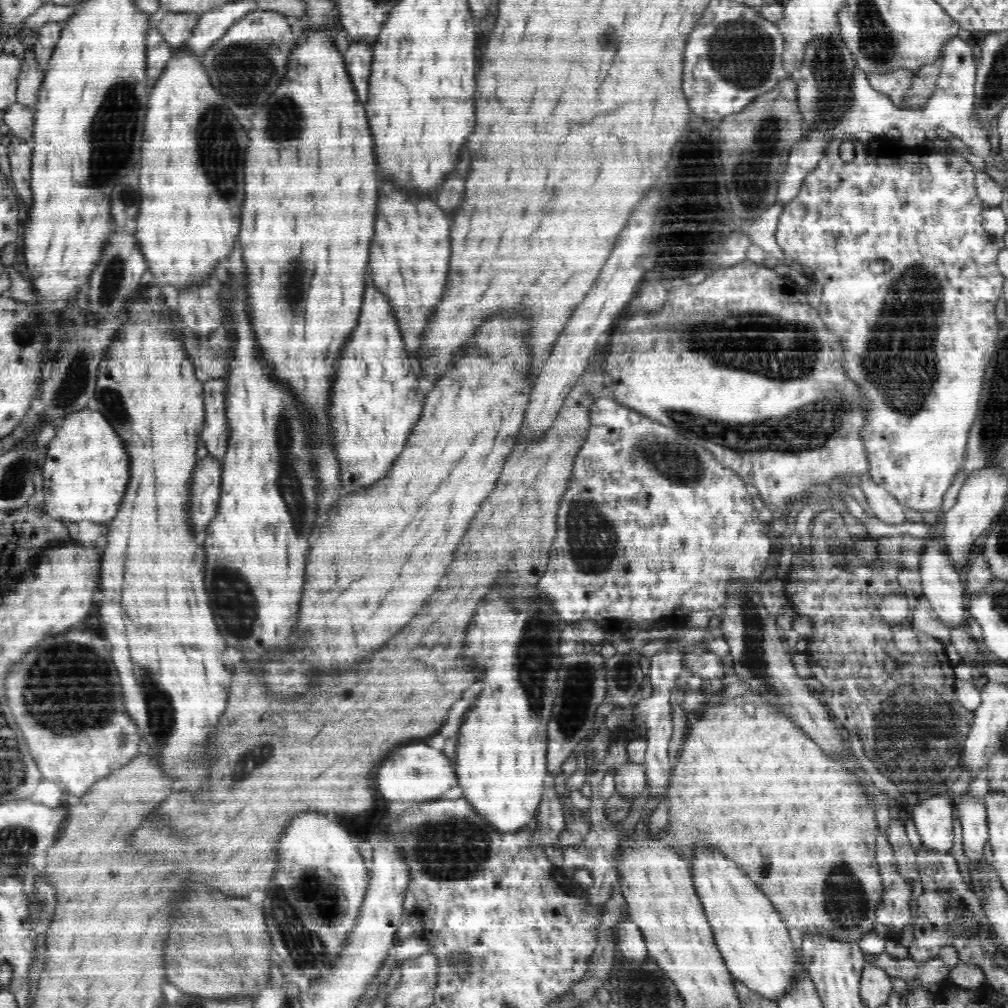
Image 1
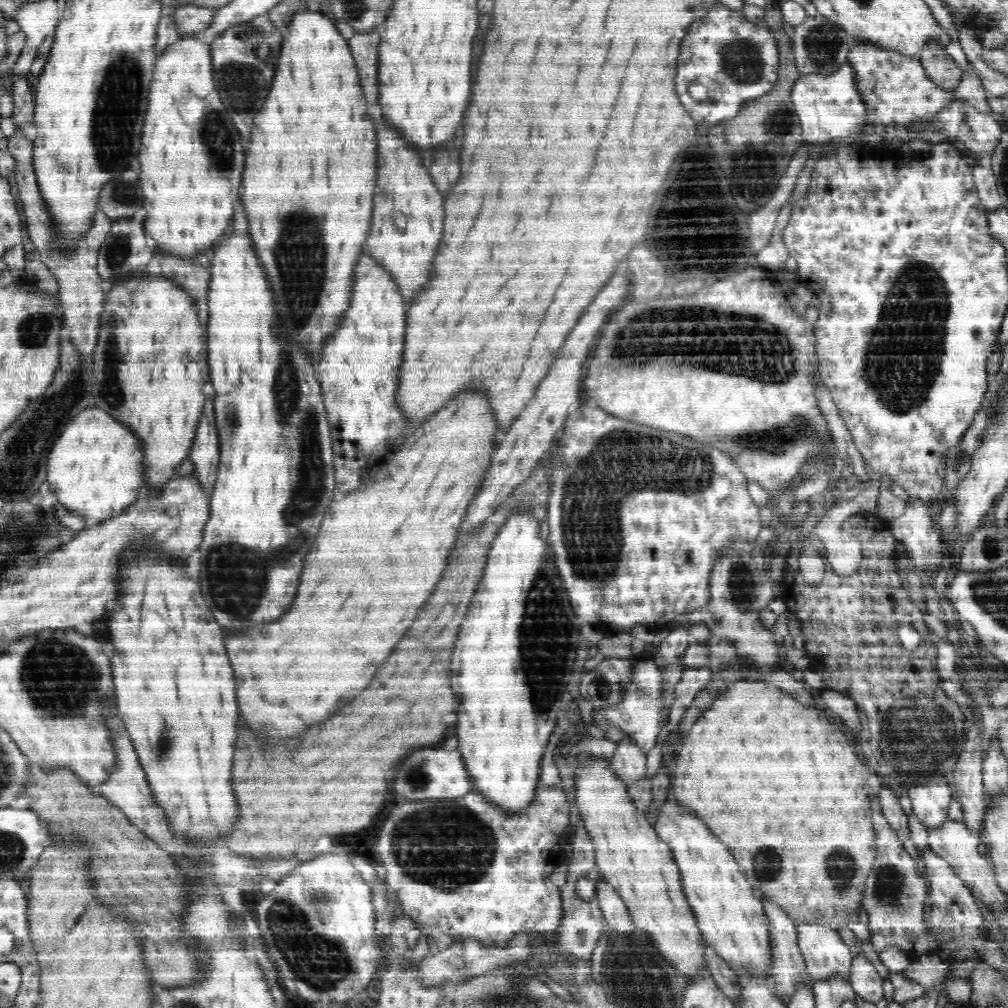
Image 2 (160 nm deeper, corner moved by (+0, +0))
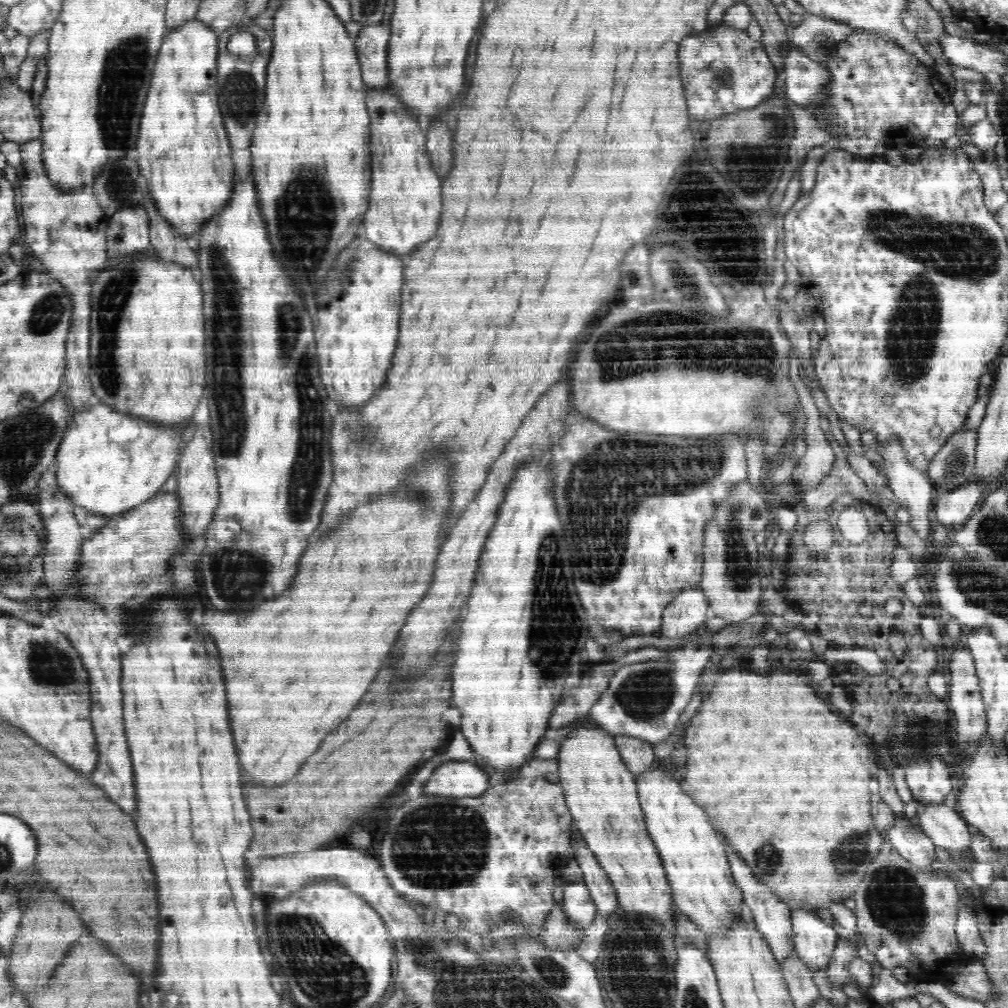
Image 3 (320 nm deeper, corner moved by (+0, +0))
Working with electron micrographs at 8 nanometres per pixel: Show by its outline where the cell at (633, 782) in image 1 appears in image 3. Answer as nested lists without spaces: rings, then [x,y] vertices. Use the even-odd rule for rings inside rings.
[[[626,734],[614,736],[614,742],[632,775],[638,776],[653,766],[652,763],[656,760],[654,751],[652,751],[654,744],[643,742],[643,740]]]

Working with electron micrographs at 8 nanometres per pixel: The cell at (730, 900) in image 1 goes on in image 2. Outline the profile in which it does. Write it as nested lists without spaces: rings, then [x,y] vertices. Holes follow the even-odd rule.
[[[671,796],[660,806],[654,830],[662,841],[670,846],[674,854],[674,861],[681,872],[685,897],[689,901],[690,908],[693,909],[704,942],[710,945],[730,965],[732,970],[746,971],[748,975],[769,976],[773,948],[772,932],[769,929],[770,922],[766,921],[761,896],[750,885],[738,861],[730,854],[730,850],[706,828],[706,824],[702,824],[702,820],[686,812],[686,808],[680,808]]]

